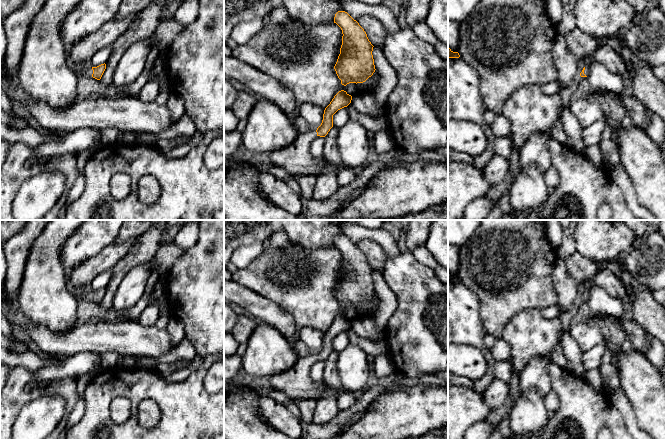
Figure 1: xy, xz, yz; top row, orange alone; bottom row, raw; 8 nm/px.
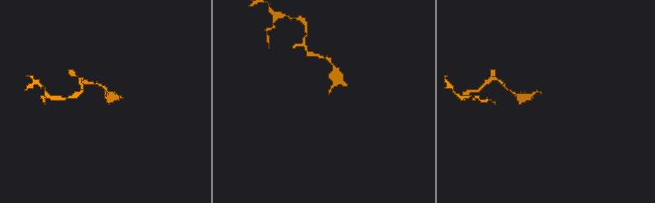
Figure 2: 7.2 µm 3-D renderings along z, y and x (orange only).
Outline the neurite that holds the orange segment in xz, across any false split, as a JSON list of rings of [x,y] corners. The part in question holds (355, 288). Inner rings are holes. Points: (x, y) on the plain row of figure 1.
[[[338,235],[334,241],[342,254],[342,269],[334,290],[341,308],[363,307],[375,296],[373,269],[366,256],[347,236]]]

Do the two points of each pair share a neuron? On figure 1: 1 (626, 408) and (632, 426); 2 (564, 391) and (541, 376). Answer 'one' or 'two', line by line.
1: one
2: two

